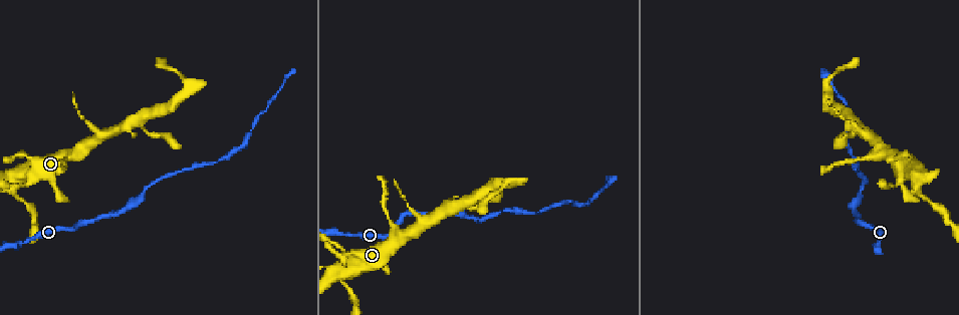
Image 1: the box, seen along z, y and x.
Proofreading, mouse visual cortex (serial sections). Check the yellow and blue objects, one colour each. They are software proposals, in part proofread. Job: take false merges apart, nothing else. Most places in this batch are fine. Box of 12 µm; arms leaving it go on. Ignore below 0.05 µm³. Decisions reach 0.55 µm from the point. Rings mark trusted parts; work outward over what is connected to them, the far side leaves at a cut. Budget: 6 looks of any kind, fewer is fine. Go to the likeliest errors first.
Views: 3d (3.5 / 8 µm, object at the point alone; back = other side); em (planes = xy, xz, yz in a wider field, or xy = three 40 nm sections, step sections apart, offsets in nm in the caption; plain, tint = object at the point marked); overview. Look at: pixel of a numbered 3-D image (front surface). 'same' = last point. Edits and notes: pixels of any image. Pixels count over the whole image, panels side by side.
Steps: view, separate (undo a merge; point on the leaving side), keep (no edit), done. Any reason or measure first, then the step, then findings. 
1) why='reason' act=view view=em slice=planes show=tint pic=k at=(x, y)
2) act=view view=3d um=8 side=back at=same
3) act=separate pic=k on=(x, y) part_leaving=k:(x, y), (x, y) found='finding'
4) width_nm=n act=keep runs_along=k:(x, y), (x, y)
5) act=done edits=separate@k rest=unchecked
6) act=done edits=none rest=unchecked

why='thin arm on a thick one' act=view view=3d um=8 pic=1 at=(918, 186)

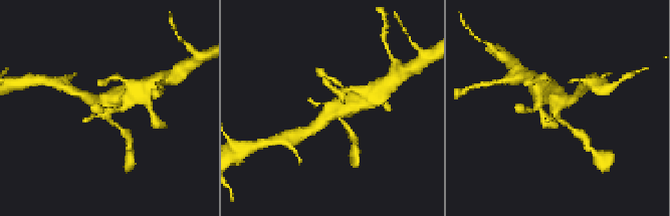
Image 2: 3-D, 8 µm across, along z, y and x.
why='closer look' act=view view=3d um=3.5 pic=2 at=(556, 108)

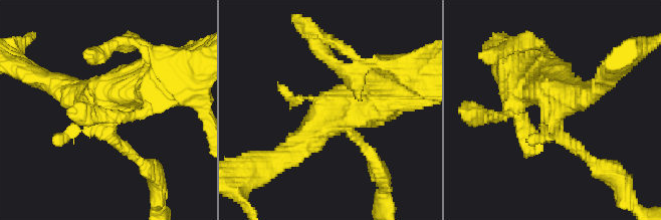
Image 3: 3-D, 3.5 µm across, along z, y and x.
arms=4 arm_widths_nm=100,150,350,600 act=keep runs_along=3:(531, 78), (549, 84), (555, 128), (581, 150) found='one cell here'

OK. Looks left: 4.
why='a narrow waist' act=view view=3d um=3.5 side=back pic=1 at=(574, 202)

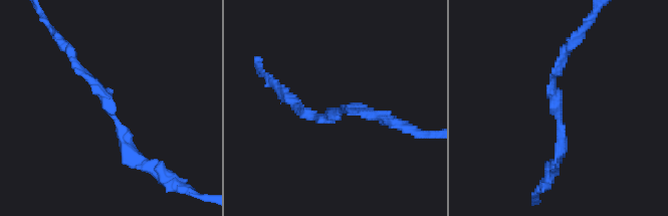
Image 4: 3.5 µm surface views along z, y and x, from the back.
why='now the EM' act=view view=em slice=xy step=1 show=tint pic=4 at=(559, 115)

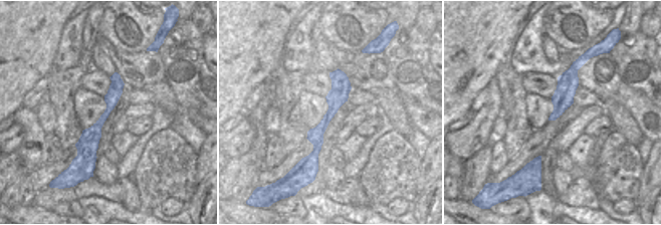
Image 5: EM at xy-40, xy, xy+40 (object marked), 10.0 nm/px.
act=keep runs_along=4:(151, 165), (76, 63) found='one cell here'

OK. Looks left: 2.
why='thin arm on a thick one' act=view view=3d um=3.5 pic=1 at=(398, 236)

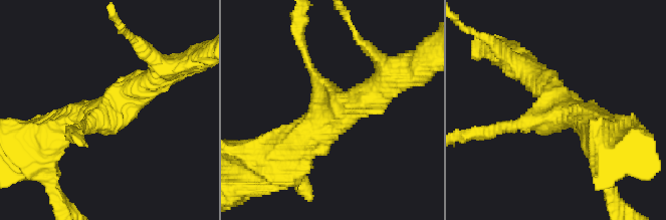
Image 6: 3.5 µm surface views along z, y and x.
arms=3 arm_widths_nm=150,450,500 why='shape alone is not enough' act=view view=em slice=xy step=5 show=tint pic=6 at=(562, 114)

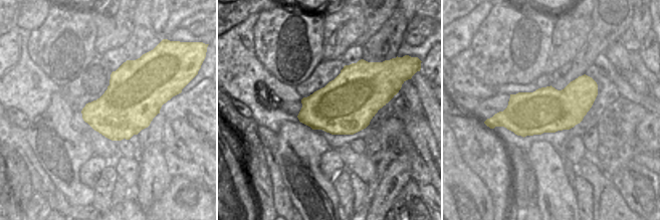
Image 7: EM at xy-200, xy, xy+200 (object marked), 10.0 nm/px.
act=keep runs_along=6:(280, 152), (386, 85) found='continuous, no second cell'

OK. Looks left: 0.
act=done edits=none rest=unchecked

